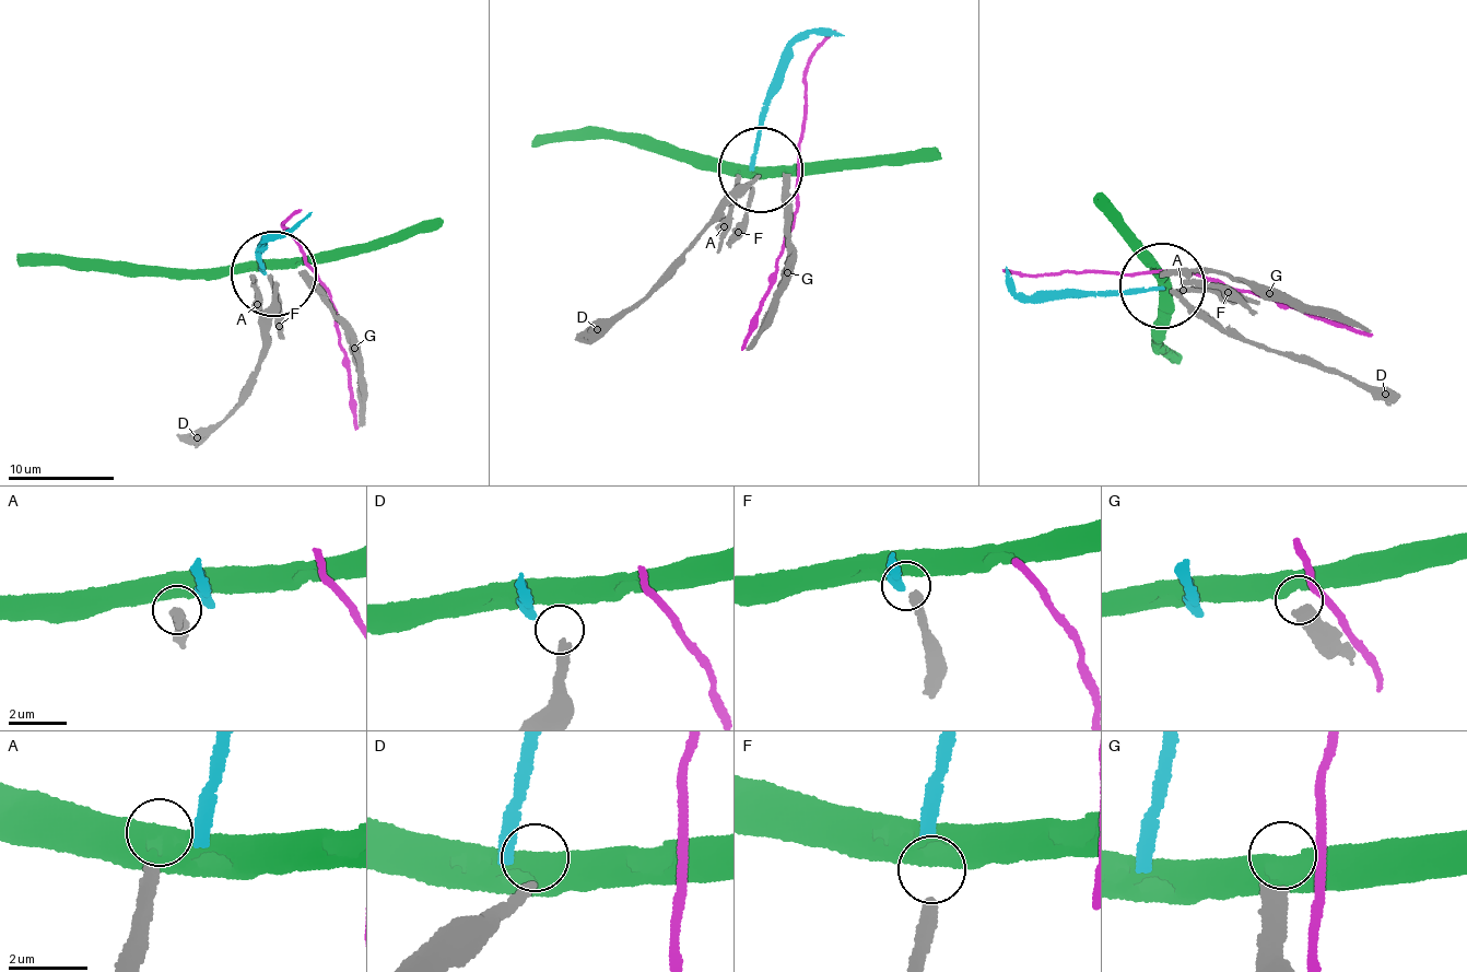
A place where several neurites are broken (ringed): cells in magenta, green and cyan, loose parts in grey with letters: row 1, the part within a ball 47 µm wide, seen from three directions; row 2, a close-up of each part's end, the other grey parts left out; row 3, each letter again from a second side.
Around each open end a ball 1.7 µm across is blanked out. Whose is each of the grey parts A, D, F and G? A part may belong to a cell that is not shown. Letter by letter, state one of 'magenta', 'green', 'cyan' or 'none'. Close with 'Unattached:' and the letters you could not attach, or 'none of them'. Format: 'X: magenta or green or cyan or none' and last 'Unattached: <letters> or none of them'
A: none
D: none
F: cyan
G: none
Unattached: A, D, G

